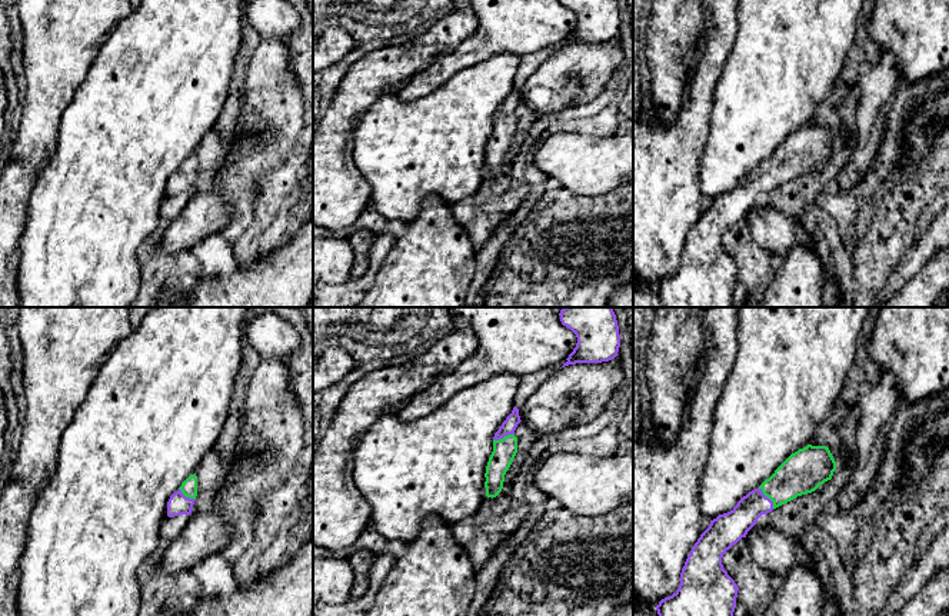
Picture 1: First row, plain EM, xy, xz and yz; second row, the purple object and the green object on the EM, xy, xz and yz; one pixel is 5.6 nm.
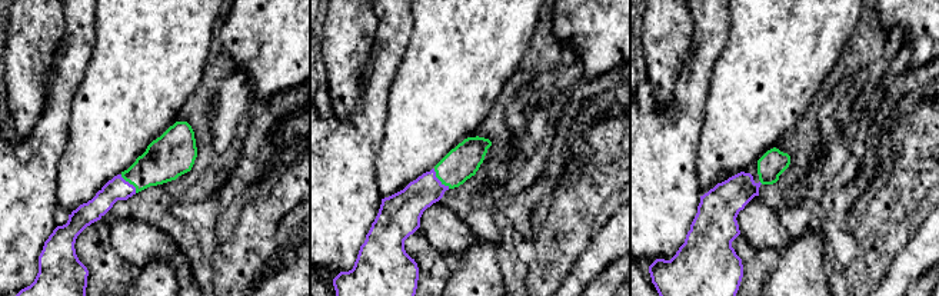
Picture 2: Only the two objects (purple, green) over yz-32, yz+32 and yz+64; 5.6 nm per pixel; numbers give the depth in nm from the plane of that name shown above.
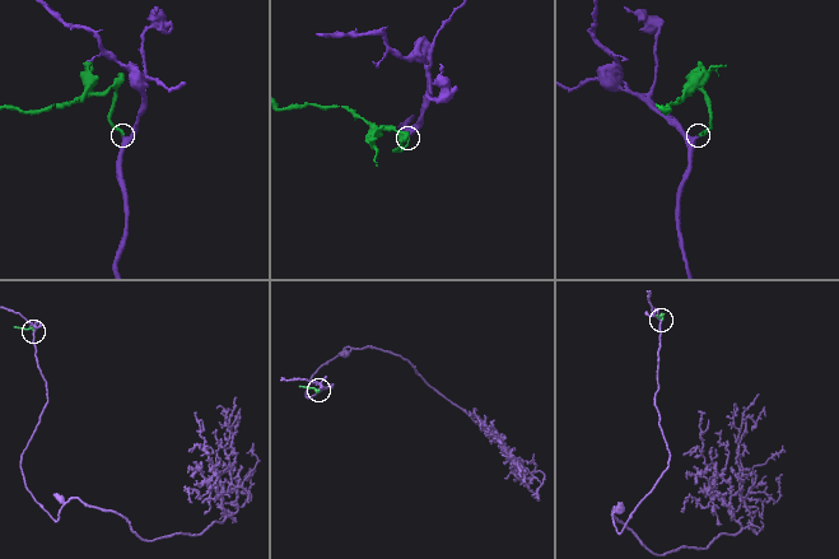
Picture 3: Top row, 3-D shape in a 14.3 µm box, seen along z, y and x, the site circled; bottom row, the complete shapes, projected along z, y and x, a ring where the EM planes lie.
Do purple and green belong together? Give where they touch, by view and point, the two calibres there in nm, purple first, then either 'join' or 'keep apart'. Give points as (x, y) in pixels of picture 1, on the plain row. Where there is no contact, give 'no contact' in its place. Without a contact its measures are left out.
yz (768, 177) | 160/240 nm | join

